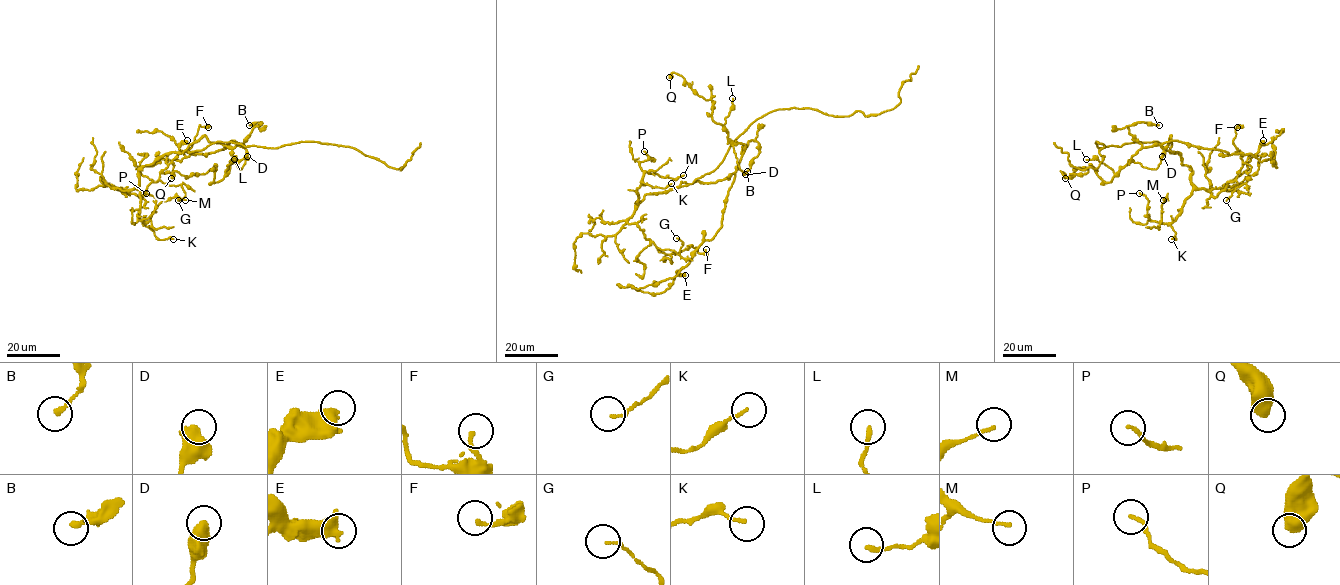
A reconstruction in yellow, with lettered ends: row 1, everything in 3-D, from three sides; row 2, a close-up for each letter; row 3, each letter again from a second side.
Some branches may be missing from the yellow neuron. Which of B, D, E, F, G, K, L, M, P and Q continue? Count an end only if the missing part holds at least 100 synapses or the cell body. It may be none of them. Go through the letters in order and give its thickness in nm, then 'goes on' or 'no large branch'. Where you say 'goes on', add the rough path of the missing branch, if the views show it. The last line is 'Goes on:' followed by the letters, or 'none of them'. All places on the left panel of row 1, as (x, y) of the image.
B: 220 nm | no large branch
D: 650 nm | no large branch
E: 550 nm | no large branch
F: 170 nm | no large branch
G: 80 nm | no large branch
K: 120 nm | no large branch
L: 180 nm | no large branch
M: 130 nm | no large branch
P: 160 nm | no large branch
Q: 600 nm | no large branch
Goes on: none of them

